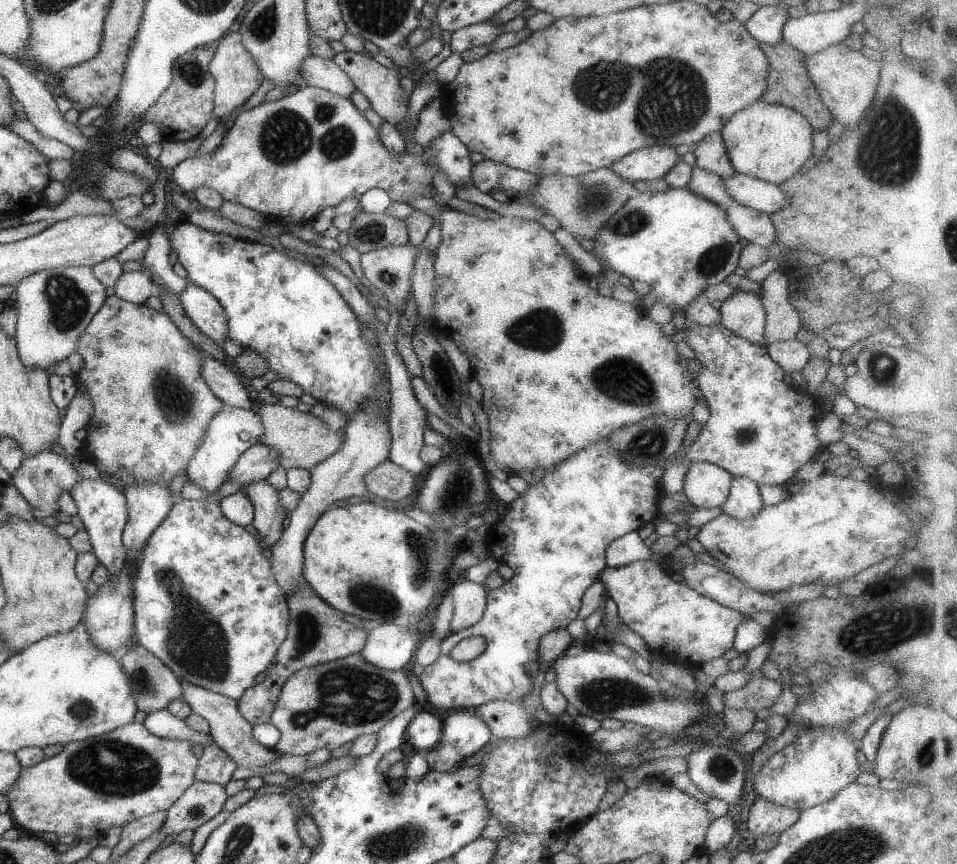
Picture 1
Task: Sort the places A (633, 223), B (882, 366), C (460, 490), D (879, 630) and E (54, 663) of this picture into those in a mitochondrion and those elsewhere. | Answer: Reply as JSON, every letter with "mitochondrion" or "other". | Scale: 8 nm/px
{"A":"mitochondrion","B":"mitochondrion","C":"mitochondrion","D":"mitochondrion","E":"other"}

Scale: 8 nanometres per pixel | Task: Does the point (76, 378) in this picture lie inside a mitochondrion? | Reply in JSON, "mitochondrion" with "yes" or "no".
{"mitochondrion":"no"}

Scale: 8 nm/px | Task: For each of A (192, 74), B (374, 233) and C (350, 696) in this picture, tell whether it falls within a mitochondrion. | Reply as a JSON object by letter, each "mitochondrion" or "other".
{"A":"mitochondrion","B":"mitochondrion","C":"mitochondrion"}

